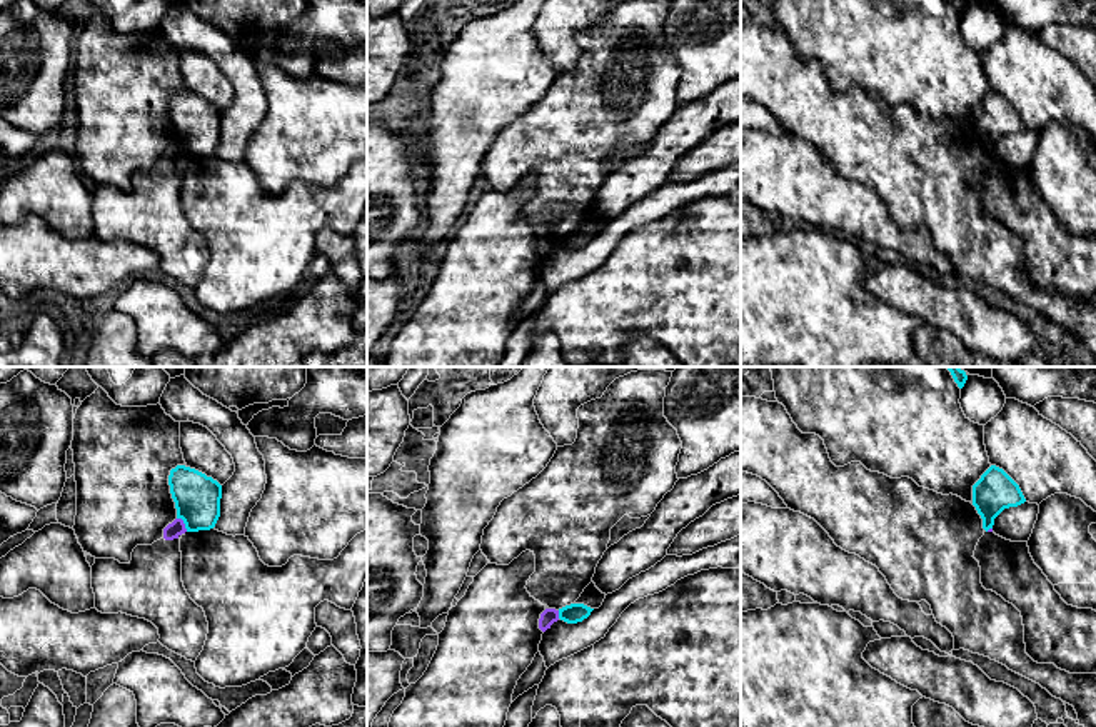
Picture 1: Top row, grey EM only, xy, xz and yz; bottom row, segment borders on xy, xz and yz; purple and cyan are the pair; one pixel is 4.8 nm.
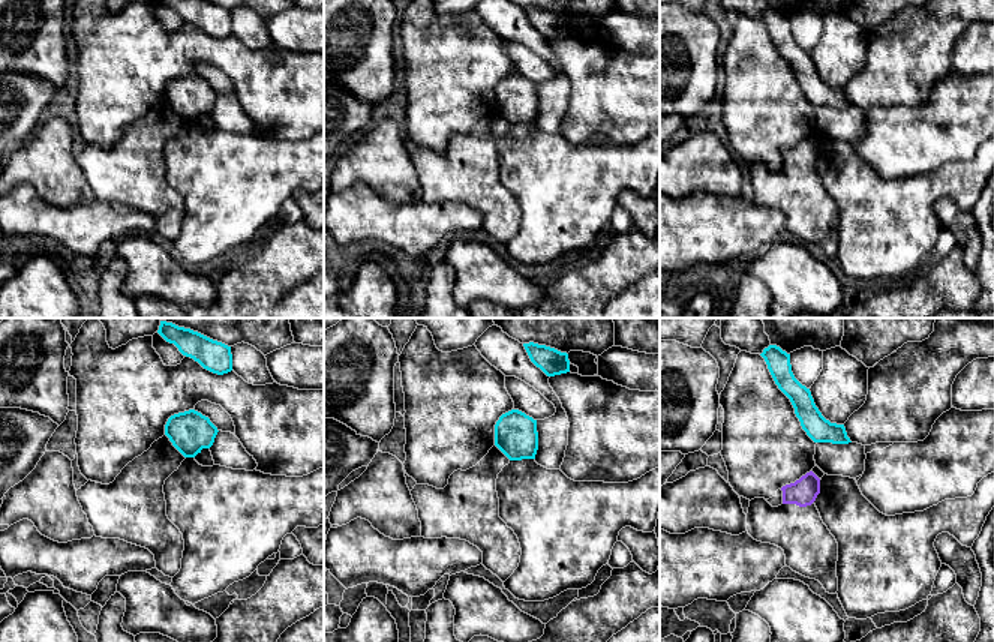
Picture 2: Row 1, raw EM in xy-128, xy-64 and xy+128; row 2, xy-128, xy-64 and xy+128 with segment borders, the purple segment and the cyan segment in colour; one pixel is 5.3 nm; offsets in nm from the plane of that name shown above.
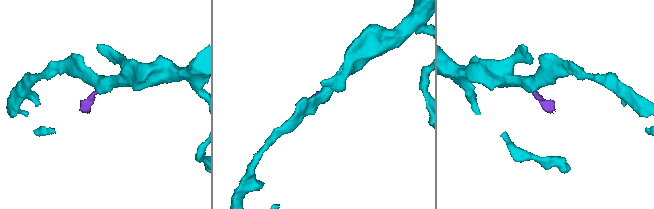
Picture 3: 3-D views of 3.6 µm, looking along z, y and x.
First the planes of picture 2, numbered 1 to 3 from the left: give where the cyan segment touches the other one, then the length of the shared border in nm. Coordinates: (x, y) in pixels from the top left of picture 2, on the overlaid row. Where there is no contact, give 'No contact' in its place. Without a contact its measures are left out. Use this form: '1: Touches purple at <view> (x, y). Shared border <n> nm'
1: No contact
2: No contact
3: No contact

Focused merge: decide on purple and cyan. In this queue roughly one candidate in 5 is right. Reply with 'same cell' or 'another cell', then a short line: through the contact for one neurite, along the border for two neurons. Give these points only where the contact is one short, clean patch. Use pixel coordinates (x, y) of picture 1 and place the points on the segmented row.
another cell; line xy (177, 517), (187, 531)

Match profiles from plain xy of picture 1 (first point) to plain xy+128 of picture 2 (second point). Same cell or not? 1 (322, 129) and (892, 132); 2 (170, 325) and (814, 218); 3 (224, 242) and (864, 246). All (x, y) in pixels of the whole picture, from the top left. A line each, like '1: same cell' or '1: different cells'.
1: same cell
2: different cells
3: same cell

